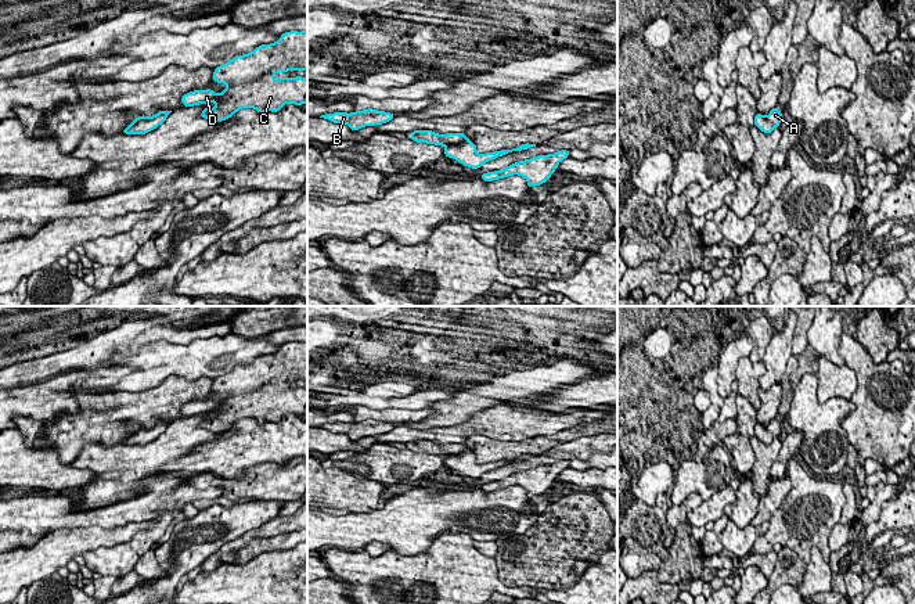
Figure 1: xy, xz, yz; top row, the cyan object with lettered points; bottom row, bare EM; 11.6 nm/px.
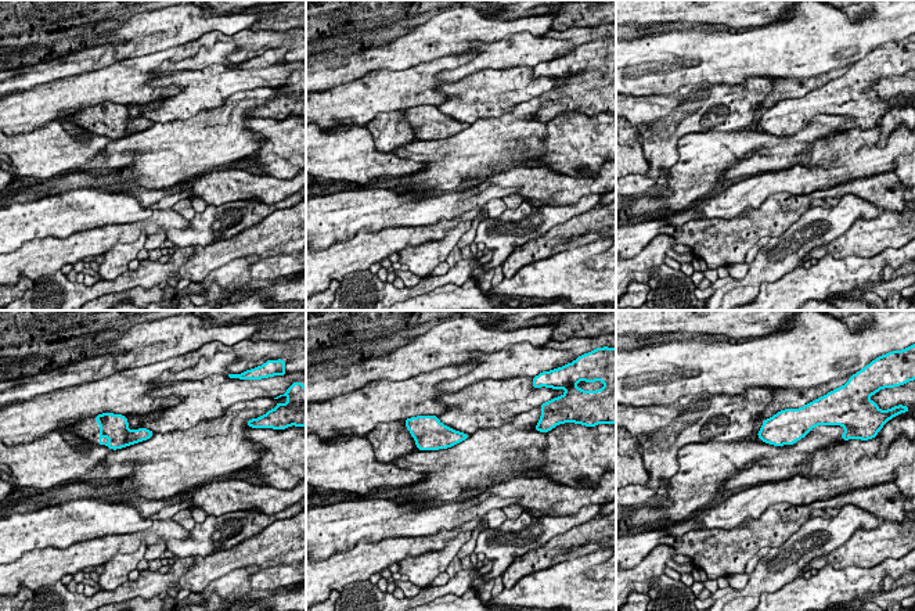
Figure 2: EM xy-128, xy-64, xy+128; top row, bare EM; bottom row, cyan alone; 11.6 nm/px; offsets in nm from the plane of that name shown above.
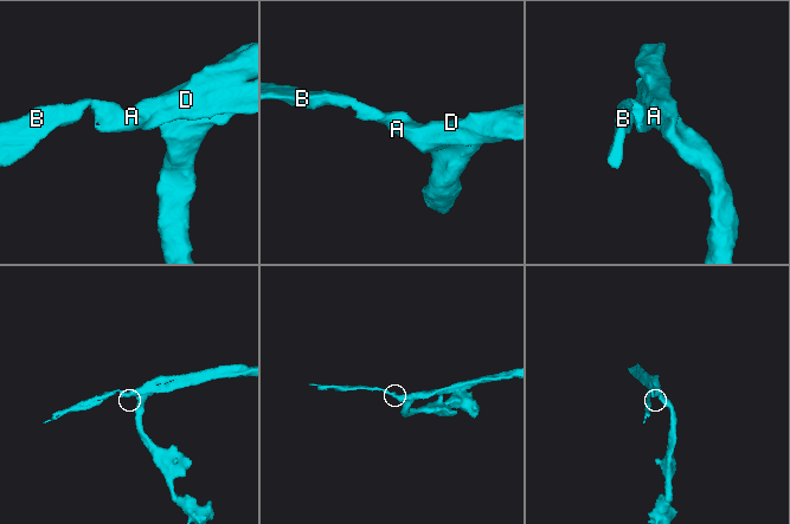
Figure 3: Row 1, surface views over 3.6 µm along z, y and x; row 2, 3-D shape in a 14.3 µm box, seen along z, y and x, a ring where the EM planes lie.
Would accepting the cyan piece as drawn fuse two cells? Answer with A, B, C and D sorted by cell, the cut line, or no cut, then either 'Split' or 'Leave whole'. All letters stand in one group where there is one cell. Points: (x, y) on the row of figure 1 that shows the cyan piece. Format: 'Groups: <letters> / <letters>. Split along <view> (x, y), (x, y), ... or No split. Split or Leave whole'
Groups: A B C D. No split. Leave whole

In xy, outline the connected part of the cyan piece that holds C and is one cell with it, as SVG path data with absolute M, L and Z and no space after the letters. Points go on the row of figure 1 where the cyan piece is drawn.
M285 32L271 44L262 44L252 53L237 55L224 65L216 66L212 79L217 83L226 83L227 87L216 94L213 90L194 90L181 97L184 107L216 103L215 108L205 108L201 116L212 122L220 122L231 118L241 108L255 108L257 114L267 111L278 112L285 104L307 104L307 79L281 78L274 79L277 72L307 71L307 32Z

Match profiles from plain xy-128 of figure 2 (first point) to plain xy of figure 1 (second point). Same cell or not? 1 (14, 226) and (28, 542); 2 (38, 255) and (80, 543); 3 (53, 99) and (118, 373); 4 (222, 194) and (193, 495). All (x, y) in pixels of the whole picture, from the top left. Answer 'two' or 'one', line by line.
1: two
2: one
3: one
4: two

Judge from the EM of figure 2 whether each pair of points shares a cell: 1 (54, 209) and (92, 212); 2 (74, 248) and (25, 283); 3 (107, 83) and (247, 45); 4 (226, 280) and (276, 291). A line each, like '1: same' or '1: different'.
1: same
2: different
3: same
4: same

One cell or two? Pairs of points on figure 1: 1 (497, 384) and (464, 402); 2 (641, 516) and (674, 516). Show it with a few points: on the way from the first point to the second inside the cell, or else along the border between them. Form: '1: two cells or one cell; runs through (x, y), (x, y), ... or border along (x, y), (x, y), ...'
1: one cell; runs through (489, 392), (472, 401)
2: two cells; border along (673, 504), (666, 513), (666, 522)

